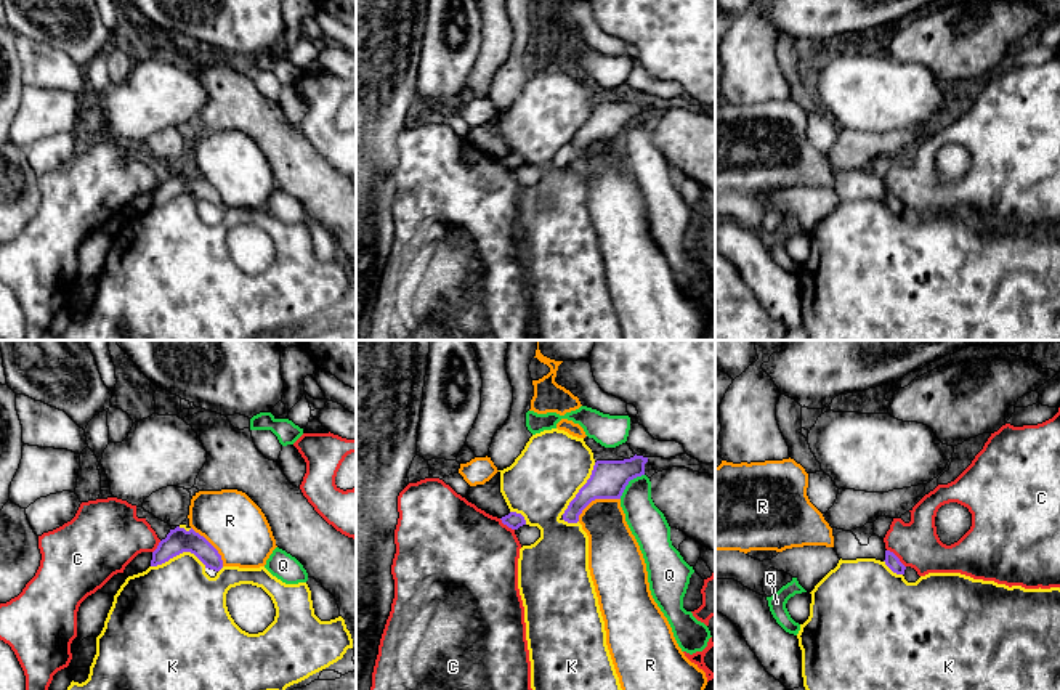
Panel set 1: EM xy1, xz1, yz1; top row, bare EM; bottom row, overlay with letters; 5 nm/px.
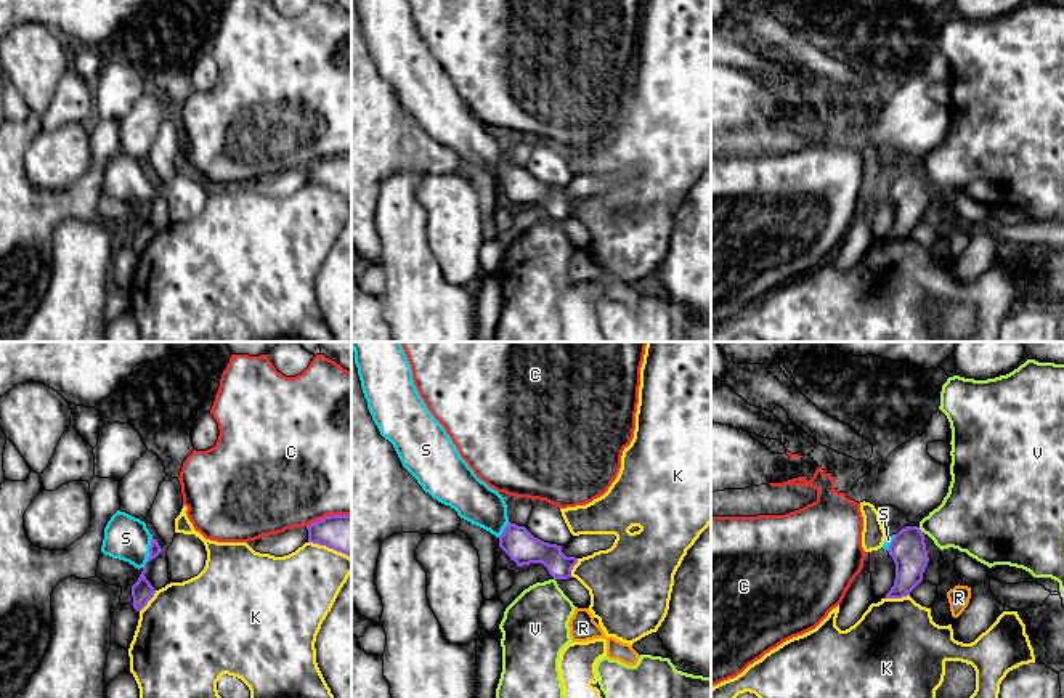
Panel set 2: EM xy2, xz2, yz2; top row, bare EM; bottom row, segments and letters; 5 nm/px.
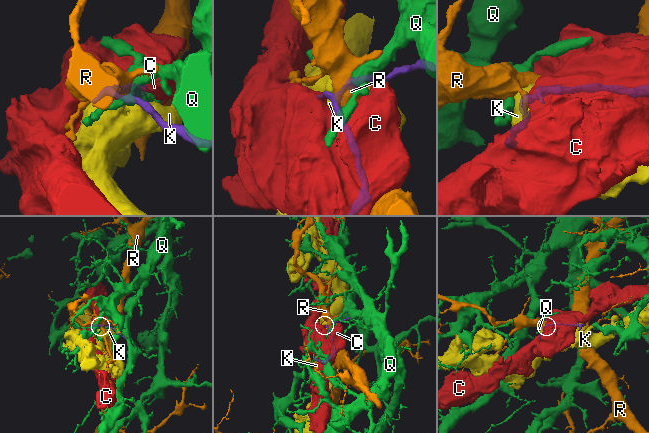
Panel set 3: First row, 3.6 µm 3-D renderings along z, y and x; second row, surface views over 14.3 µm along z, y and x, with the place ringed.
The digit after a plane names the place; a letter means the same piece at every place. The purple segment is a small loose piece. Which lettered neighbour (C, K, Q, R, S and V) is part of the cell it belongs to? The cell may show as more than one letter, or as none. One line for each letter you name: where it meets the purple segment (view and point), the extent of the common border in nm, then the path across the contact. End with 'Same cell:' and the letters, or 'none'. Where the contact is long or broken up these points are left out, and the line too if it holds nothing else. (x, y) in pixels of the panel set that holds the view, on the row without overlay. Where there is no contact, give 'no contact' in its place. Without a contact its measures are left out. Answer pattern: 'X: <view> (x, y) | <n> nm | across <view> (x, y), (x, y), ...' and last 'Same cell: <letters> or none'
S: xy2 (150, 193) | 160 nm | across xy2 (154, 190), (150, 193), (125, 178)
Same cell: S

